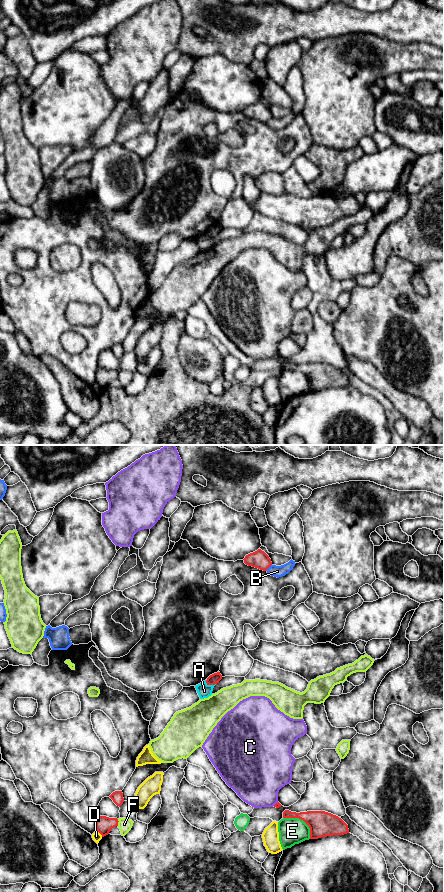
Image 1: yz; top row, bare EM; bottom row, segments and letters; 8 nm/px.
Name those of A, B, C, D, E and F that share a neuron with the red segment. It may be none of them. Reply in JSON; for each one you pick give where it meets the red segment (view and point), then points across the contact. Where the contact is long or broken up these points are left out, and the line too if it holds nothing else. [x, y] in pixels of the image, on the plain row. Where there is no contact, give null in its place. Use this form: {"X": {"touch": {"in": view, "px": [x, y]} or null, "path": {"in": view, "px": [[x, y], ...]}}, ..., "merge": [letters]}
{"merge": []}

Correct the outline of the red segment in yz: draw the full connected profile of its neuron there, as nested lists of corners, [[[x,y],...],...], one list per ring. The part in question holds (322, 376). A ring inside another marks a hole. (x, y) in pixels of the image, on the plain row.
[[[285,362],[283,370],[299,370],[303,372],[310,380],[310,391],[349,385],[348,377],[341,370],[325,363],[296,365]]]

